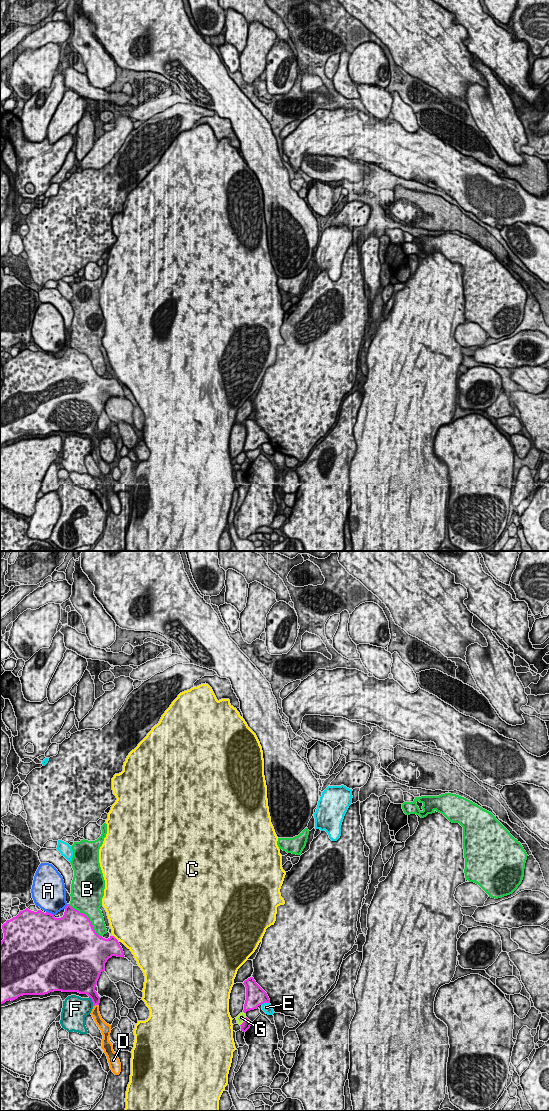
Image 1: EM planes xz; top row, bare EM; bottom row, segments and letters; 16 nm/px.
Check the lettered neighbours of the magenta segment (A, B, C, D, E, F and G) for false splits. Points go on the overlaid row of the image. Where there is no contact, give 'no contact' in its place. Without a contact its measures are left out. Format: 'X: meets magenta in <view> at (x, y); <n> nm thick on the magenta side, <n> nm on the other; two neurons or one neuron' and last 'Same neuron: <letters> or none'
A: meets magenta in xz at (50, 913); 480 nm thick on the magenta side, 460 nm on the other; two neurons
B: meets magenta in xz at (88, 918); 500 nm thick on the magenta side, 380 nm on the other; two neurons
C: meets magenta in xz at (115, 938); 320 nm thick on the magenta side, 480 nm on the other; two neurons
D: meets magenta in xz at (95, 1004); 160 nm thick on the magenta side, 140 nm on the other; one neuron
E: meets magenta in xz at (265, 1002); 320 nm thick on the magenta side, 160 nm on the other; two neurons
F: meets magenta in xz at (92, 1001); 220 nm thick on the magenta side, 340 nm on the other; two neurons
G: meets magenta in xz at (244, 1021); 140 nm thick on the magenta side, 140 nm on the other; two neurons
Same neuron: D

